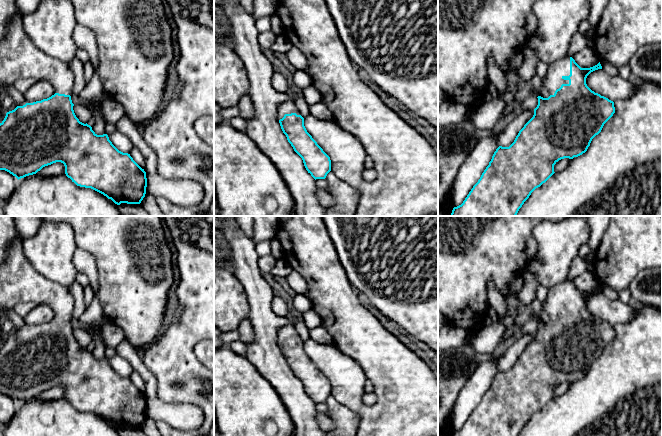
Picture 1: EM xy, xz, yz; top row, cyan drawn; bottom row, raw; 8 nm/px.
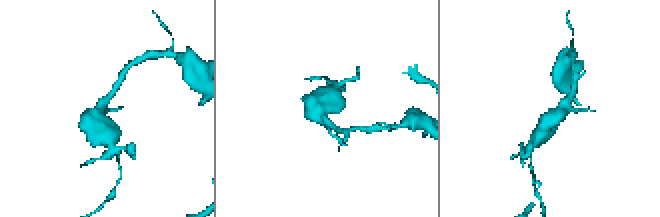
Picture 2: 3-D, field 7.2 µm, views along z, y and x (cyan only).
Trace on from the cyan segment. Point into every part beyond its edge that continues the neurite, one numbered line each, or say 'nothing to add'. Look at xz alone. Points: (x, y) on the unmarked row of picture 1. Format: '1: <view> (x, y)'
1: xz (287, 331)

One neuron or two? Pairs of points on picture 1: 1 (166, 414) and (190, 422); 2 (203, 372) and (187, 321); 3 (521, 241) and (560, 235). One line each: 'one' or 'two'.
1: one
2: one
3: two

